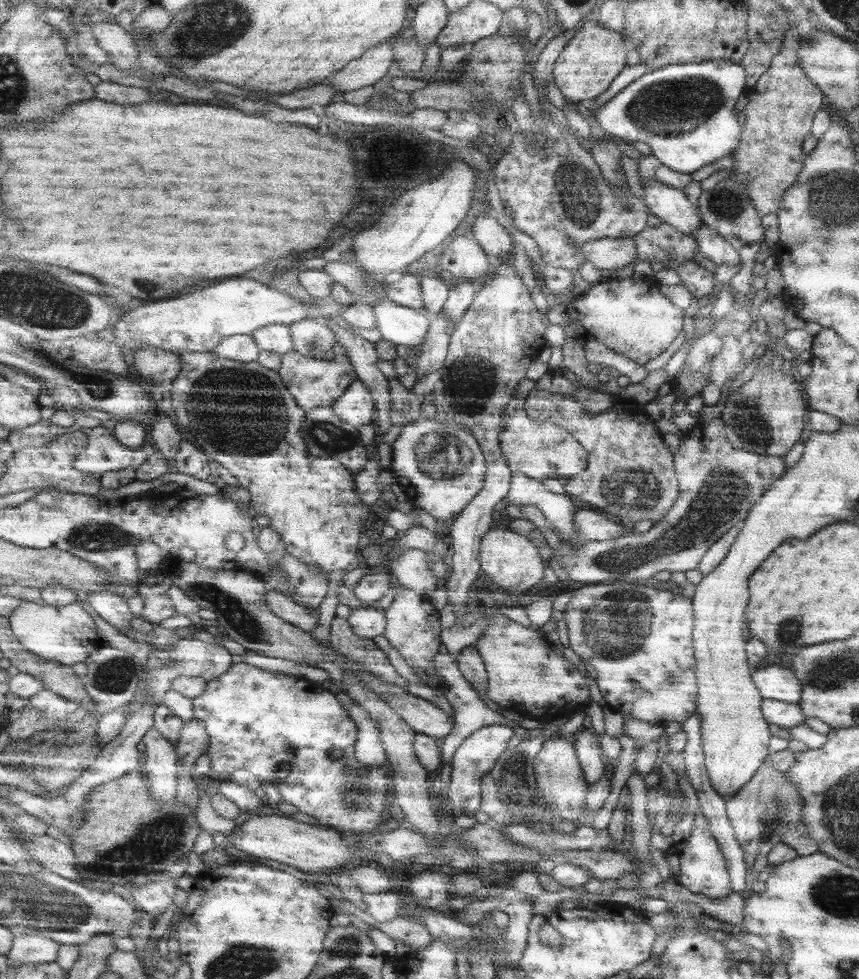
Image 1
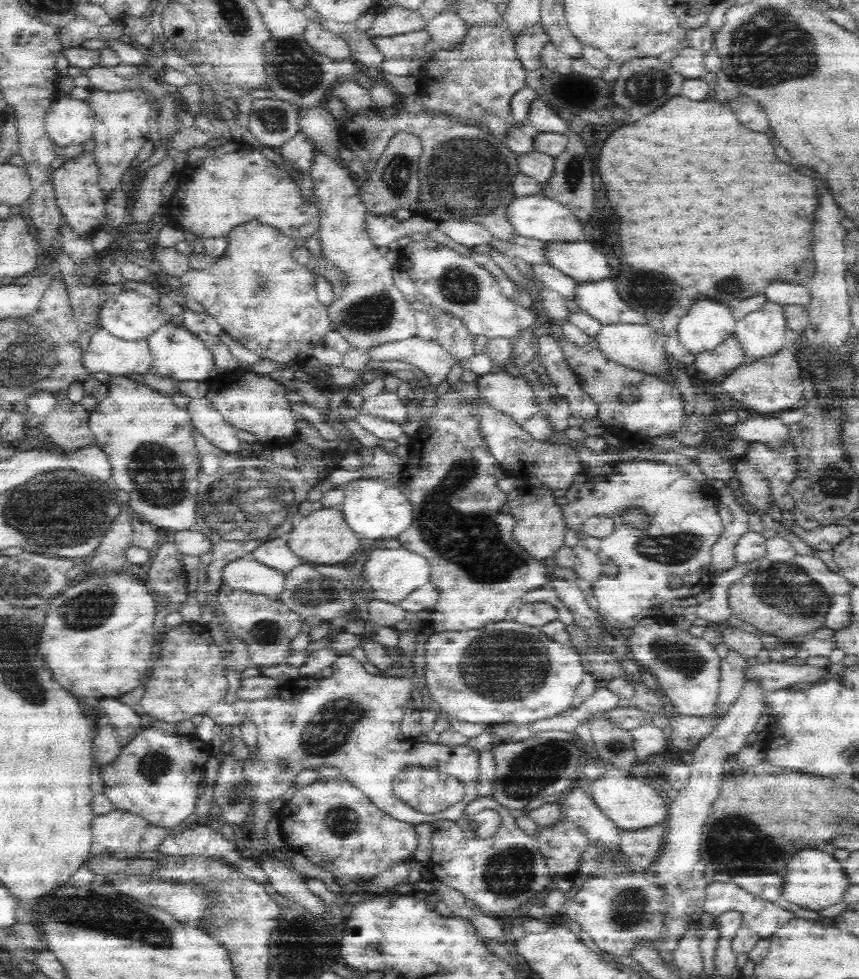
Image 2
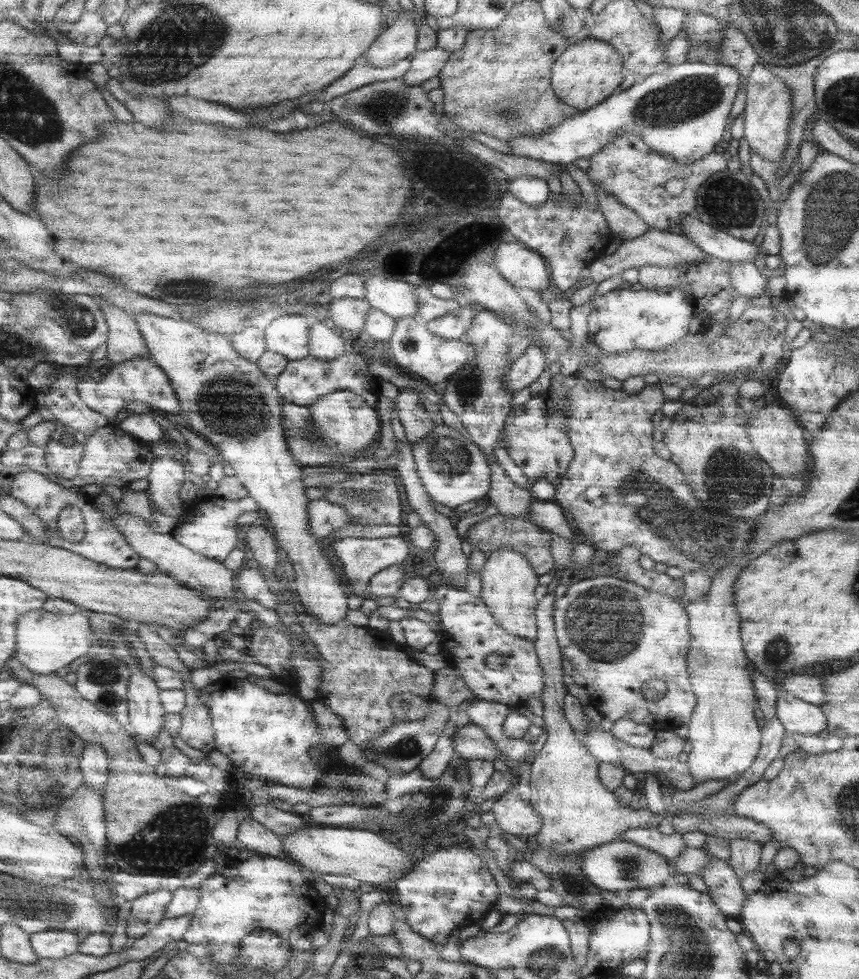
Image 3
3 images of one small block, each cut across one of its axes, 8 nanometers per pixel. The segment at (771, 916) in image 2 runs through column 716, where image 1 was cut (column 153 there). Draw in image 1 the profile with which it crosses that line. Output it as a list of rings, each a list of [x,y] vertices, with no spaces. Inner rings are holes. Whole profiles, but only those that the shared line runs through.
[[[177,880],[149,881],[131,889],[131,894],[141,910],[159,918],[174,903],[173,898],[175,898],[177,888],[179,888]]]

